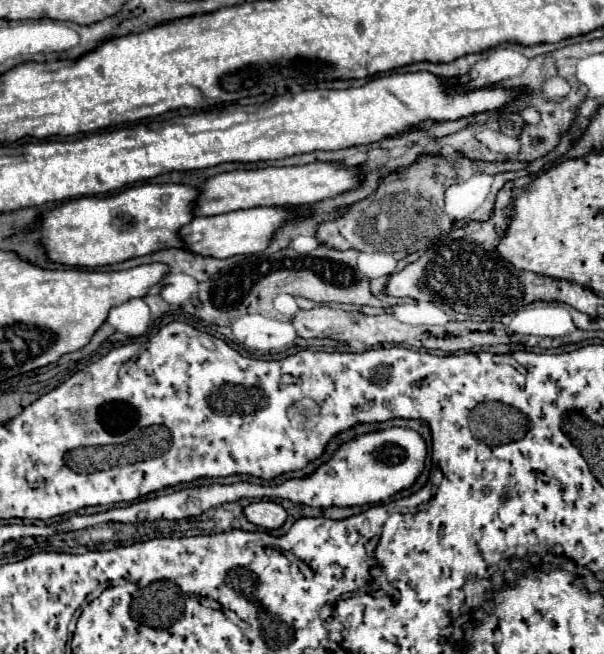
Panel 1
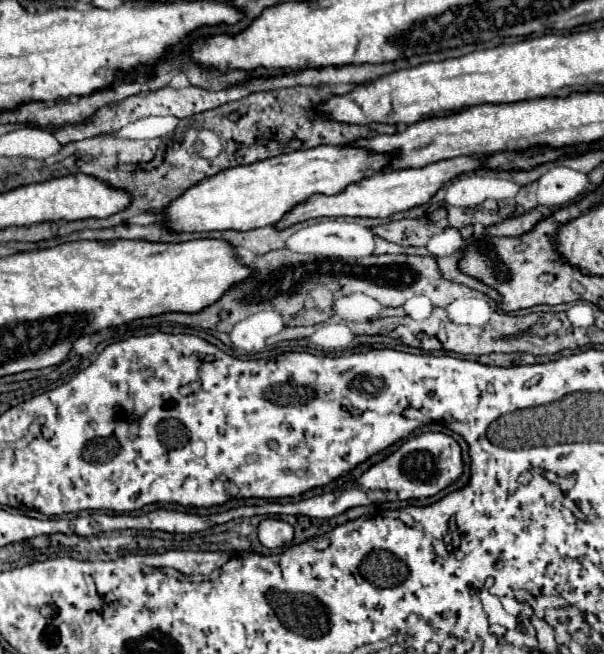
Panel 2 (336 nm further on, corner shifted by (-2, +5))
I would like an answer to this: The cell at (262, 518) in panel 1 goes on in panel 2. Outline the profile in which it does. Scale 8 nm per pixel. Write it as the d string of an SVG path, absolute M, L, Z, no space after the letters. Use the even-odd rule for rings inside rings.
M268 517L258 525L258 537L264 547L276 549L276 547L288 545L294 539L294 529L292 529L292 525L284 523L280 519Z

